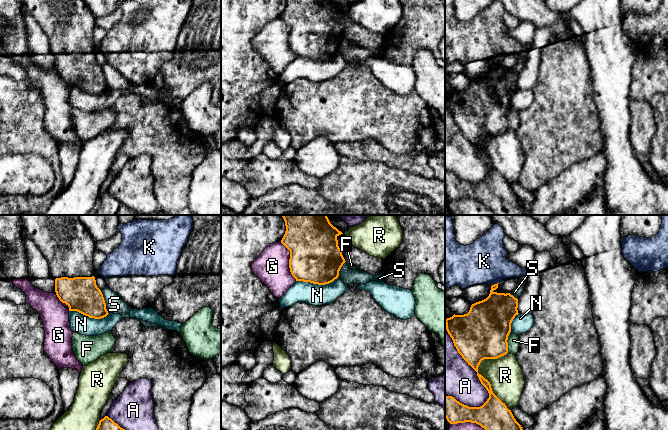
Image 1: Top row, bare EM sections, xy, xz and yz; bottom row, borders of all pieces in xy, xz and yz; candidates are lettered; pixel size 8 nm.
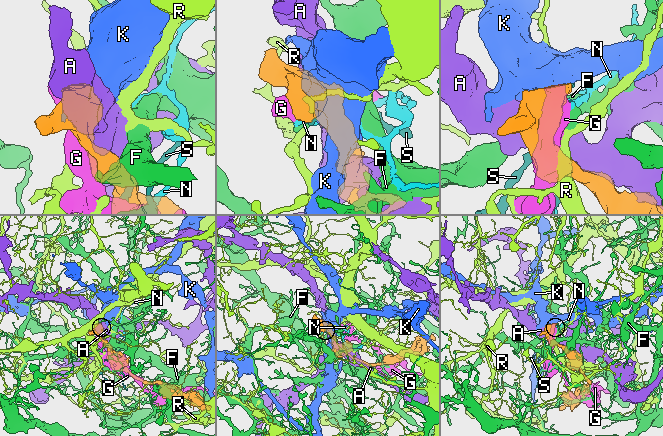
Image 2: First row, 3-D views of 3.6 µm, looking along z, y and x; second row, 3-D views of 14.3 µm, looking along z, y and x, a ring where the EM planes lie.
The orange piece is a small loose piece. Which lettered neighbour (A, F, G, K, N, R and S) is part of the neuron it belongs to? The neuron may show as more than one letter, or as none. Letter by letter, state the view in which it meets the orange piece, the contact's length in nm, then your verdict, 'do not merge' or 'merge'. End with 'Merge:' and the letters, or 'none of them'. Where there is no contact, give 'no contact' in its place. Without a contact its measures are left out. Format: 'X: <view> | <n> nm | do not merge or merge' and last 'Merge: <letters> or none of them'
A: yz | 750 nm | do not merge
F: yz | 180 nm | do not merge
G: xz | 340 nm | do not merge
K: yz | 70 nm | do not merge
N: xz | 340 nm | do not merge
R: yz | 480 nm | do not merge
S: xy | 200 nm | do not merge
Merge: none of them

